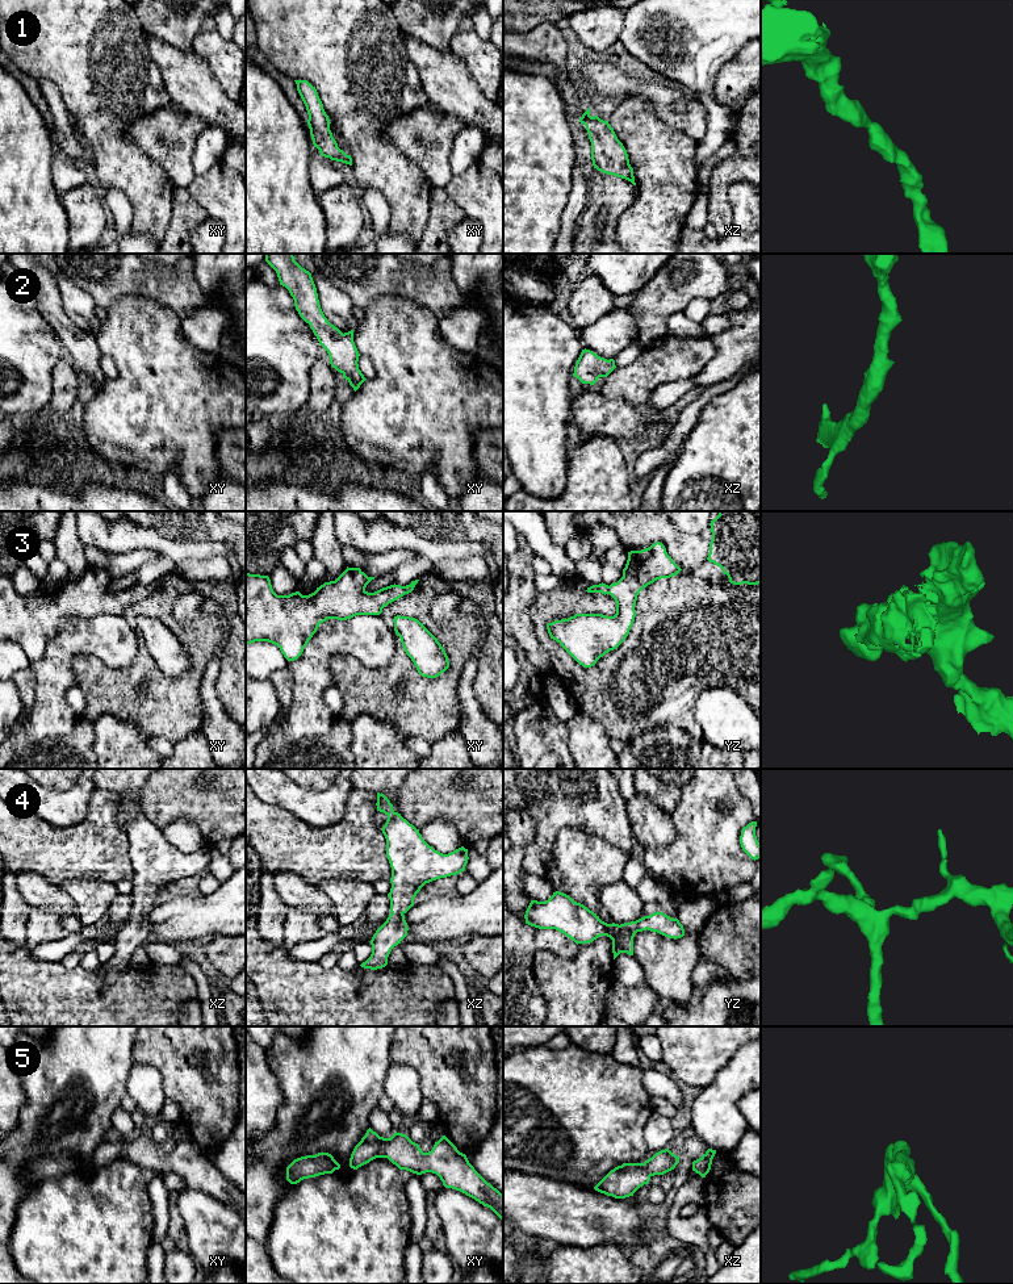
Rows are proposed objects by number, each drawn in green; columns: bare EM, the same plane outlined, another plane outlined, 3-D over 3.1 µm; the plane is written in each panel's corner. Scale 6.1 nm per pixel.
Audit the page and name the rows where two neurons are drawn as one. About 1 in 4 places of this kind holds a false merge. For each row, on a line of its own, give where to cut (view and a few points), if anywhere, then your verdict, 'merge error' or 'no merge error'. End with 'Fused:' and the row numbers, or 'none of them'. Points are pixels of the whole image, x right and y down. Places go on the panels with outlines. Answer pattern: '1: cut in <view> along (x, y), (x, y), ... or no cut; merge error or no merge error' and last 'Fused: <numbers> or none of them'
1: no cut; no merge error
2: no cut; no merge error
3: no cut; no merge error
4: no cut; no merge error
5: no cut; no merge error
Fused: none of them

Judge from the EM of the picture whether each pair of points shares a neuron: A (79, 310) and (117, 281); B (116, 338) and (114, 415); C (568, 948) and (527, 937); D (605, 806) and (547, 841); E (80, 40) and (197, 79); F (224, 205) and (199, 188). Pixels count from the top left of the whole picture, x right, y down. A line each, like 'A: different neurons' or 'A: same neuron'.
A: different neurons
B: same neuron
C: same neuron
D: same neuron
E: different neurons
F: same neuron

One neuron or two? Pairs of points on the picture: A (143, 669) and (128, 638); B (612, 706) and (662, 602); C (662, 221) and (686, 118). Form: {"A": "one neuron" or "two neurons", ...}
{"A": "two neurons", "B": "one neuron", "C": "two neurons"}

